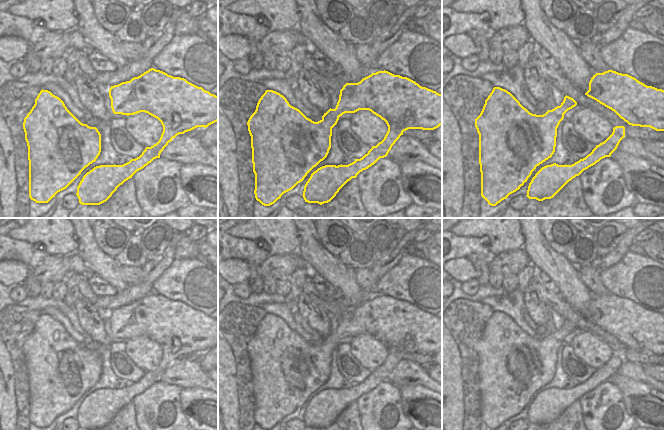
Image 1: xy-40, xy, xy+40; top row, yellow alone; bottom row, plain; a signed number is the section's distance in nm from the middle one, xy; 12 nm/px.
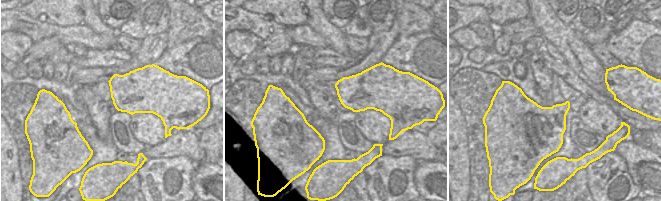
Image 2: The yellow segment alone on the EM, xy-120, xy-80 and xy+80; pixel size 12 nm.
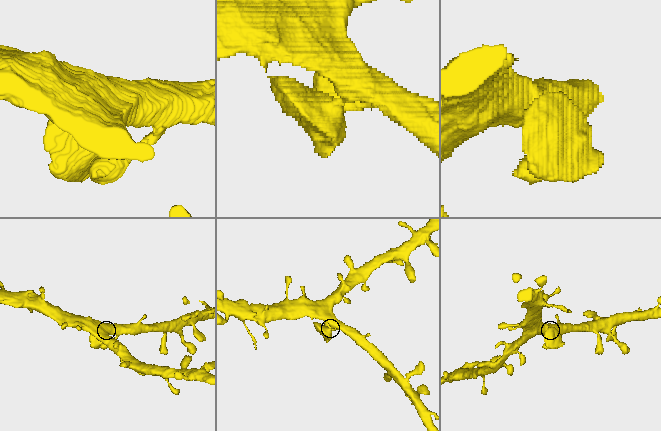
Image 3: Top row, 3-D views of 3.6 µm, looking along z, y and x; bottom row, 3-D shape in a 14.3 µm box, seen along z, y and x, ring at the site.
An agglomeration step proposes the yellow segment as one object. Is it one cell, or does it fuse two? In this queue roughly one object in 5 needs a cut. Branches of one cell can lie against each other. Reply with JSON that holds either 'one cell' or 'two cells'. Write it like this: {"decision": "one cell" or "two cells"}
{"decision": "one cell"}

